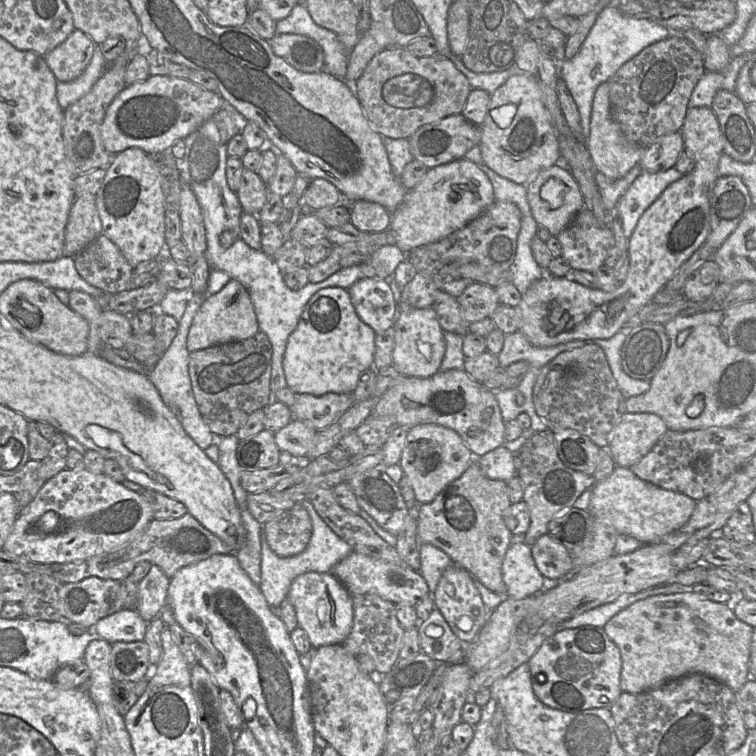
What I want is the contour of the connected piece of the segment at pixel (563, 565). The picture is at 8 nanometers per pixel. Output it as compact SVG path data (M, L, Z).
M549 533L541 536L531 547L536 567L548 583L559 582L574 572L572 555Z

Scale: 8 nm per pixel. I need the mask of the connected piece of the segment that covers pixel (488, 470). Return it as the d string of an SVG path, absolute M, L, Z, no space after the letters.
M500 446L477 457L482 473L489 479L508 483L517 475L516 455L505 446Z

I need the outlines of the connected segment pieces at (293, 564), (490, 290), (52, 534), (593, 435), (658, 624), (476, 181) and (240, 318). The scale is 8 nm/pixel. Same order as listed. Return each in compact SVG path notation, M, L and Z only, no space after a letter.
M308 499L294 501L300 502L301 506L308 512L312 523L312 535L303 552L292 557L279 557L269 547L263 527L260 533L261 581L259 589L269 606L280 606L287 597L292 582L298 576L308 572L331 573L333 567L353 551L352 547L339 538L321 519Z
M476 282L470 283L457 301L467 323L490 318L501 305L495 288Z
M66 468L21 510L2 550L42 564L82 561L127 544L152 519L151 505L108 475Z
M596 344L560 353L541 369L533 388L536 413L549 430L576 430L607 450L611 432L626 412L625 399L603 349Z
M693 591L636 601L603 628L620 650L620 687L624 692L645 692L687 674L703 674L734 692L748 680L754 628L738 619L726 603L713 602Z
M461 158L430 168L415 187L407 190L402 203L390 212L389 230L395 238L395 245L404 253L409 253L417 247L439 241L462 229L495 201L488 176L477 164Z
M231 279L218 293L207 295L189 329L187 349L191 353L217 344L245 340L259 330L248 291L239 281Z

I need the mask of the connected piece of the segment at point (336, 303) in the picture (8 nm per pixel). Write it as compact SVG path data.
M342 287L320 289L307 302L297 327L288 338L283 358L287 386L295 394L314 396L326 393L352 394L361 374L373 368L375 336L375 331L357 315L347 289Z

